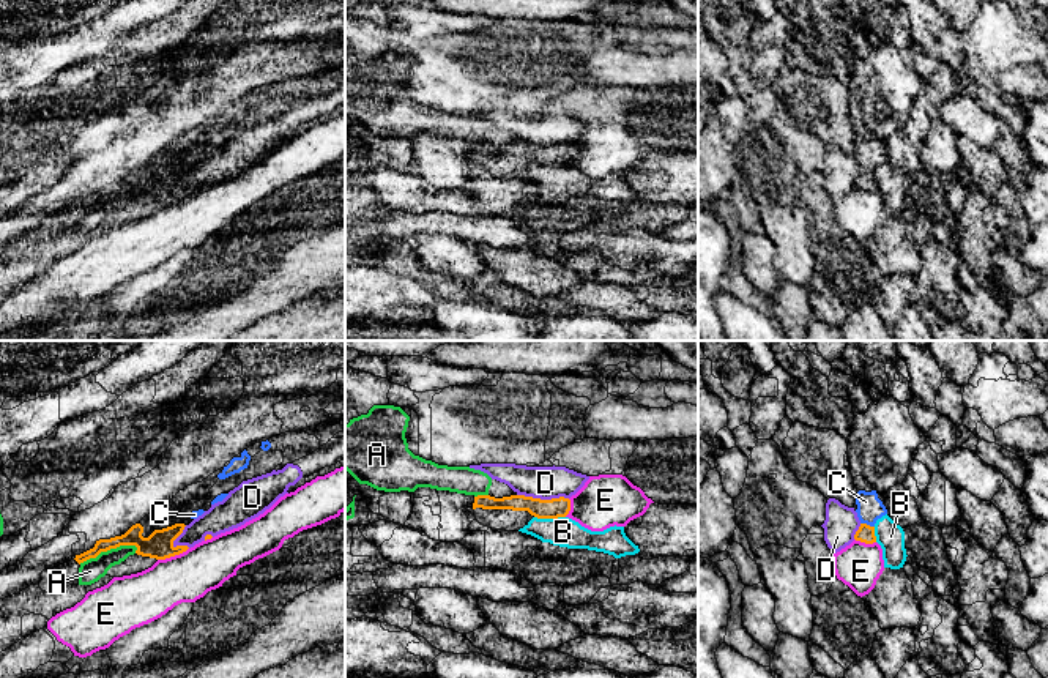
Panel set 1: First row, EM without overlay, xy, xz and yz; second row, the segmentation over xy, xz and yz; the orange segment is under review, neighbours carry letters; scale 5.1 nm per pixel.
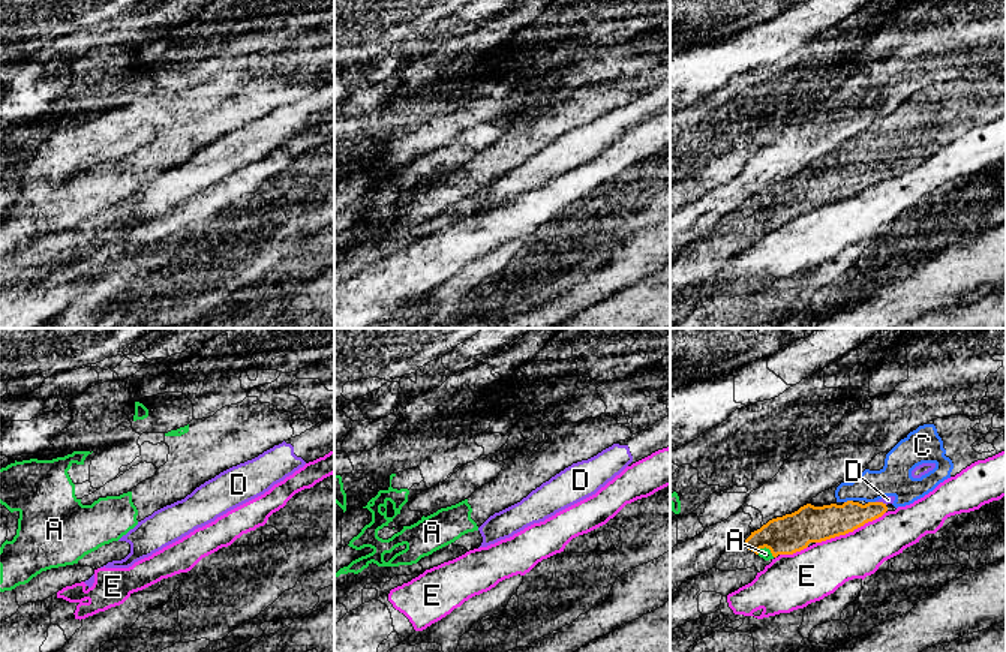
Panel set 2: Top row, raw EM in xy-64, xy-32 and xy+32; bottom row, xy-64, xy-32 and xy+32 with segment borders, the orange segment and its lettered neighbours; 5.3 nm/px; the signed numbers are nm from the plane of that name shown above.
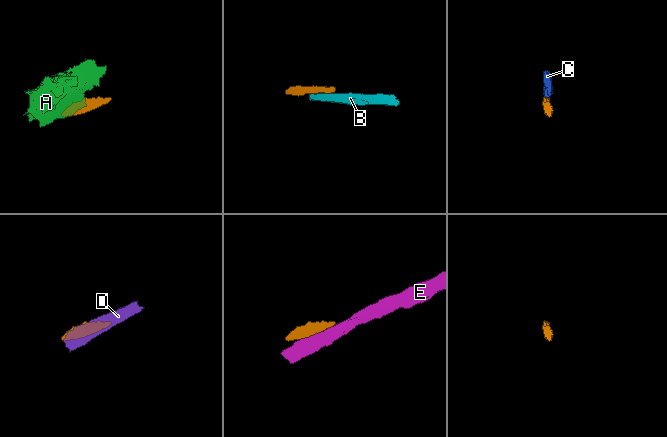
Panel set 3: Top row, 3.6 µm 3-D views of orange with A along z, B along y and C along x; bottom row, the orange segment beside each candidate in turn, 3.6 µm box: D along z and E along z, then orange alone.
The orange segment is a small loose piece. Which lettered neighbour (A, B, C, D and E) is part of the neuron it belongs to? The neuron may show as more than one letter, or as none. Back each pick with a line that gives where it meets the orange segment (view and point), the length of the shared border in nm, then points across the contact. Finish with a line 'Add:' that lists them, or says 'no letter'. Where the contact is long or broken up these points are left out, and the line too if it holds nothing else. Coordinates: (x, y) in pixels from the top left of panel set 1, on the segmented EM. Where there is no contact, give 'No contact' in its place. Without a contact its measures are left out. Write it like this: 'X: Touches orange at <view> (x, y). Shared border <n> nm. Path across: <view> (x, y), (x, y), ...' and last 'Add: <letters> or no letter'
C: Touches orange at yz (865, 524). Shared border 80 nm. Path across: yz (865, 533), (865, 524), (870, 508)
Add: C

